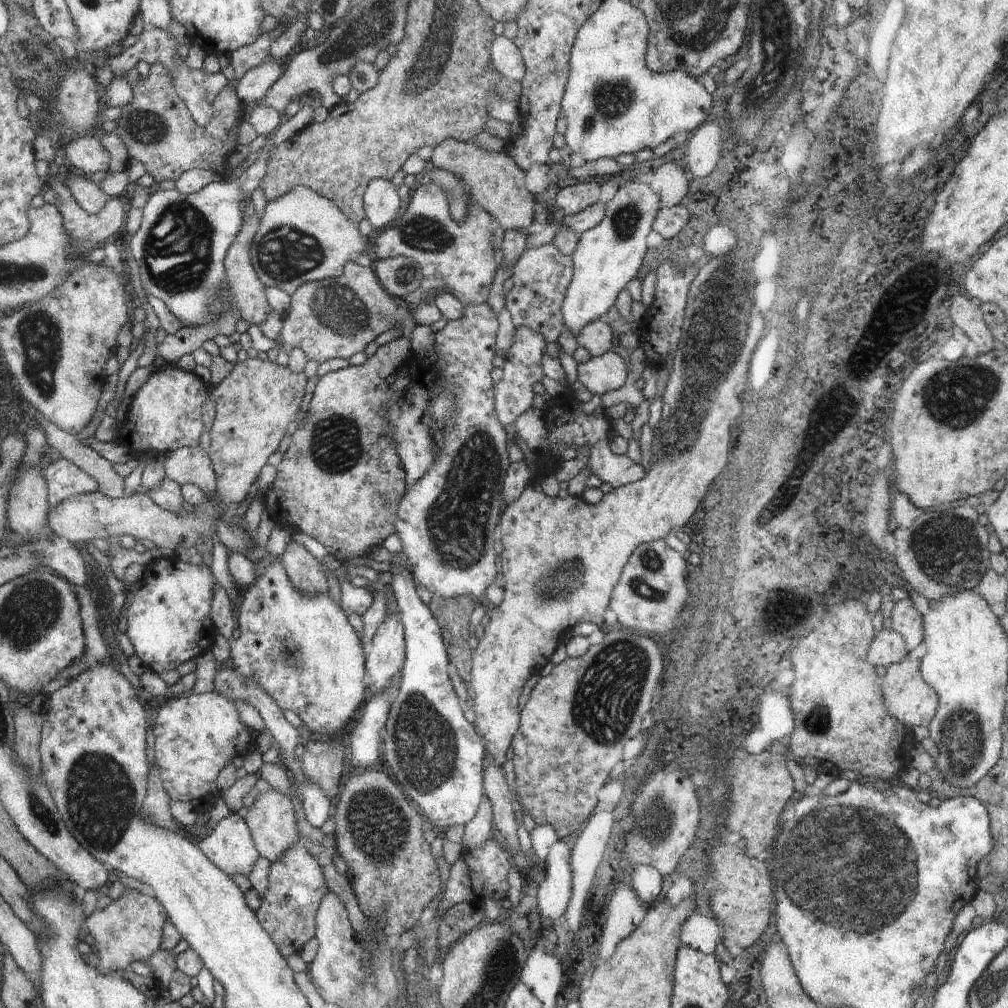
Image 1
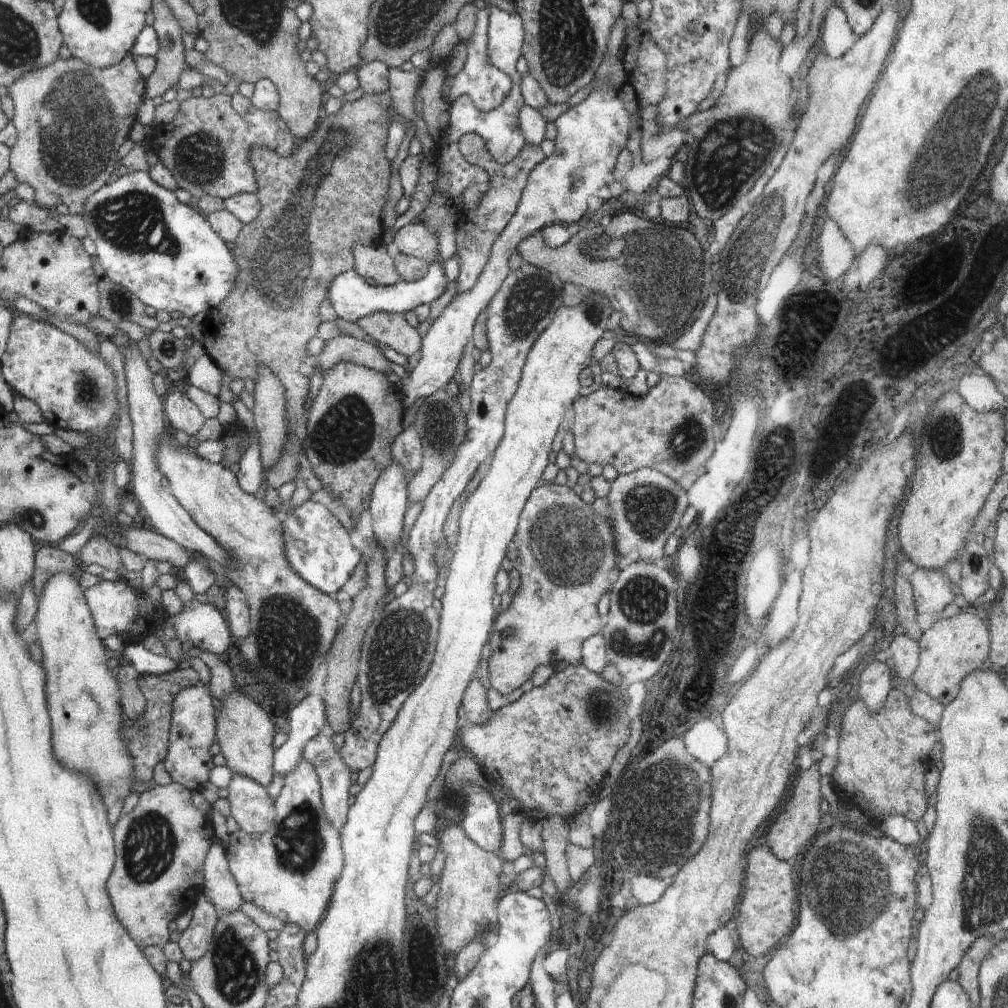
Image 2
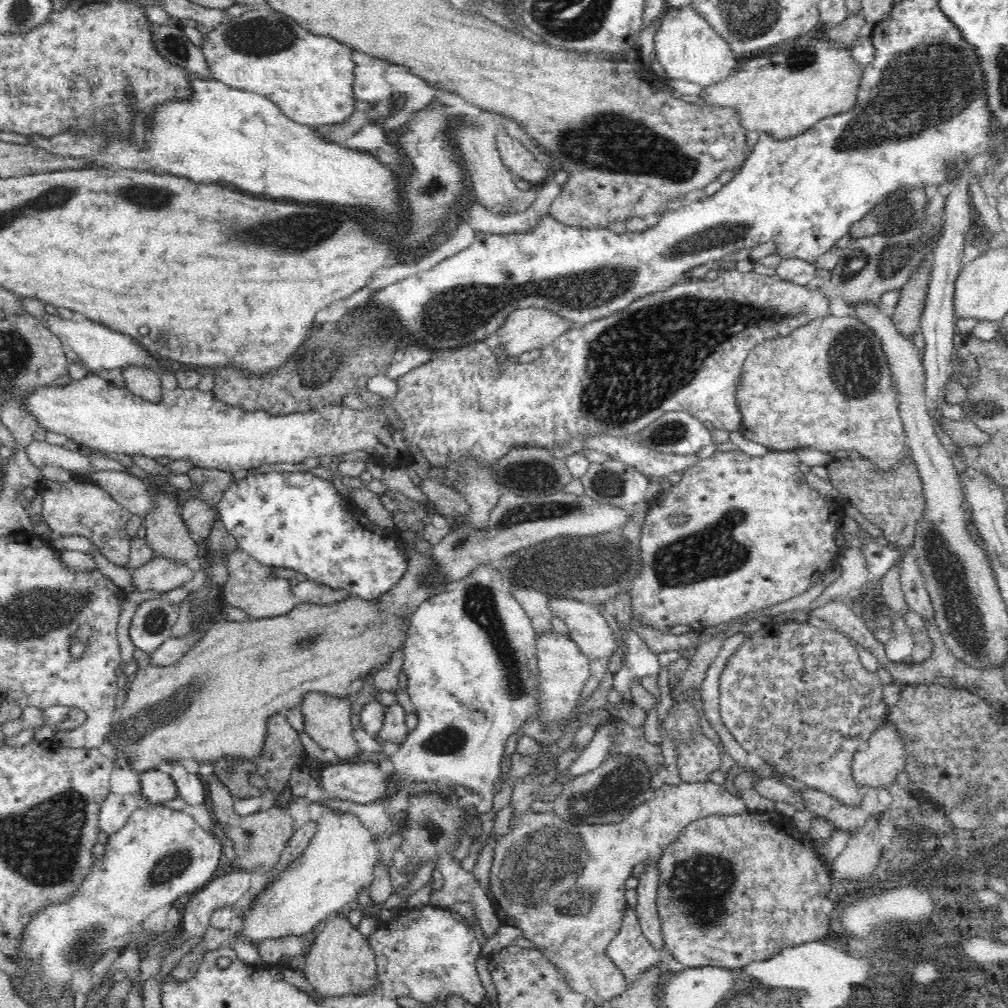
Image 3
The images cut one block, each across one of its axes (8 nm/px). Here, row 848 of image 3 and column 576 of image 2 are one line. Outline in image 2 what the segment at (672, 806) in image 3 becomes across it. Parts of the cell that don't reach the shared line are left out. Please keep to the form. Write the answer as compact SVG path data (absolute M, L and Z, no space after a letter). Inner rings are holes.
M542 482L528 497L511 547L516 548L519 554L511 563L520 573L521 585L511 596L508 609L498 611L488 642L491 646L487 669L490 686L503 695L510 694L530 680L537 666L554 666L560 660L572 666L582 663L582 643L600 631L598 602L610 590L608 574L617 566L619 559L609 520L594 513L591 505L576 495L573 489L553 482Z

